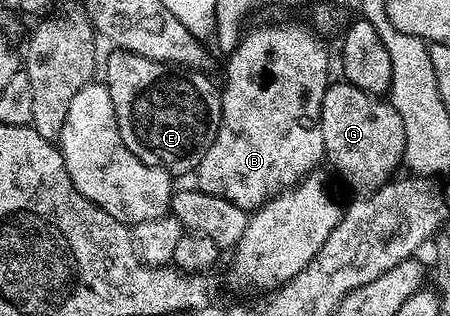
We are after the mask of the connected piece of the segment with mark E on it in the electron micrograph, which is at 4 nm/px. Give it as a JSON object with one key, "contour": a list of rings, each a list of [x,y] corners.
{"contour":[[[115,48],[111,52],[104,57],[104,84],[108,95],[112,95],[124,147],[128,147],[136,159],[165,169],[171,175],[193,174],[220,127],[222,94],[219,86],[213,85],[202,73],[188,73],[192,71],[124,49]]]}

